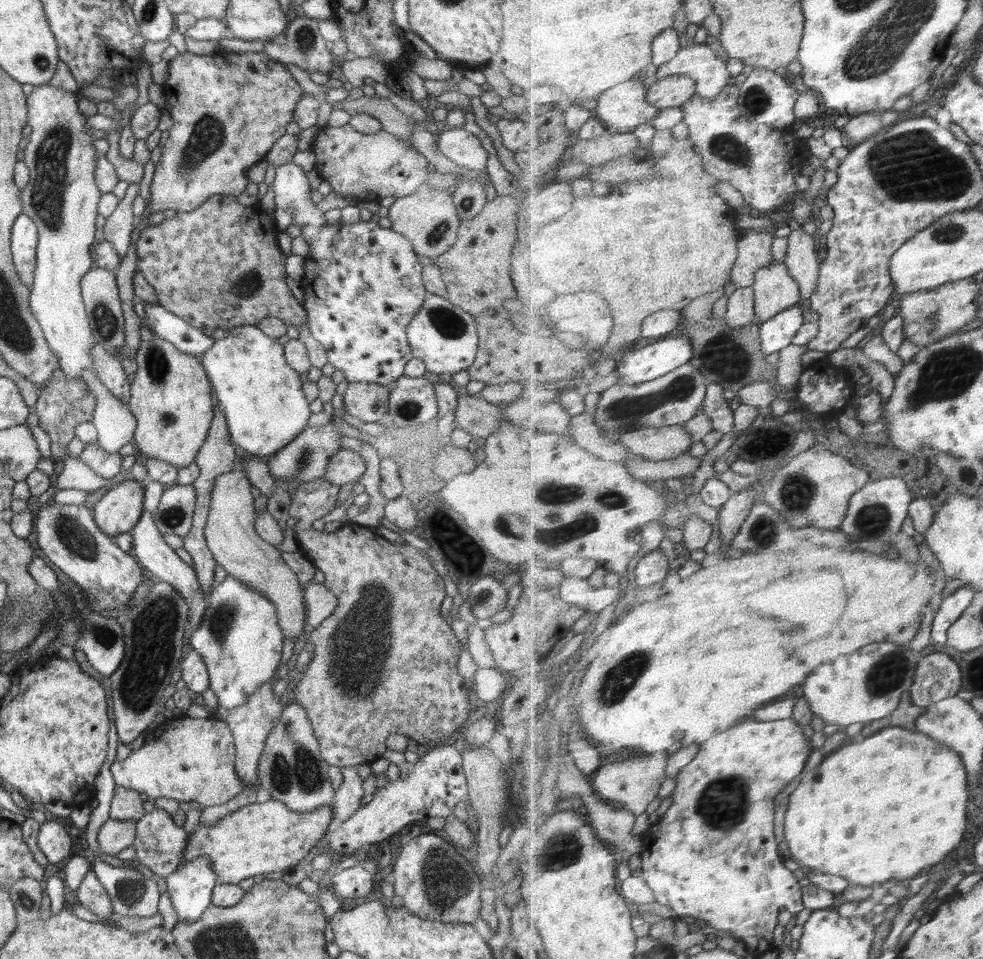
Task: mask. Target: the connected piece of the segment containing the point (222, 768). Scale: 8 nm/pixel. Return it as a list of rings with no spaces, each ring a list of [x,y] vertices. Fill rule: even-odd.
[[[215,717],[166,718],[145,733],[145,741],[140,749],[131,751],[124,760],[114,760],[110,769],[117,786],[132,788],[152,799],[166,797],[178,802],[194,800],[202,808],[224,804],[243,790],[235,769],[233,734],[225,721]]]

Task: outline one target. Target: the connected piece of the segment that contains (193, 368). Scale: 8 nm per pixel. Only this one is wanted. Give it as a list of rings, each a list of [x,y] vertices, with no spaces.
[[[154,334],[152,340],[140,339],[138,351],[134,357],[138,365],[137,372],[131,377],[130,401],[127,408],[135,416],[137,423],[133,443],[138,445],[142,454],[172,463],[176,468],[186,467],[195,460],[200,447],[205,442],[214,414],[214,394],[209,379],[199,357],[184,353]]]

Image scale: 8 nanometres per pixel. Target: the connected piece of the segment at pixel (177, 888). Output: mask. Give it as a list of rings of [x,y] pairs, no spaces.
[[[205,857],[182,863],[177,870],[166,876],[167,892],[179,922],[196,922],[211,904],[213,889],[217,886],[216,876]]]

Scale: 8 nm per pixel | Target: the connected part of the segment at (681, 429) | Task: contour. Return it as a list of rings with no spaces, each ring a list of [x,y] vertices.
[[[678,424],[672,427],[633,430],[622,436],[618,442],[626,445],[632,453],[665,461],[688,453],[694,444],[694,438],[684,426]]]

